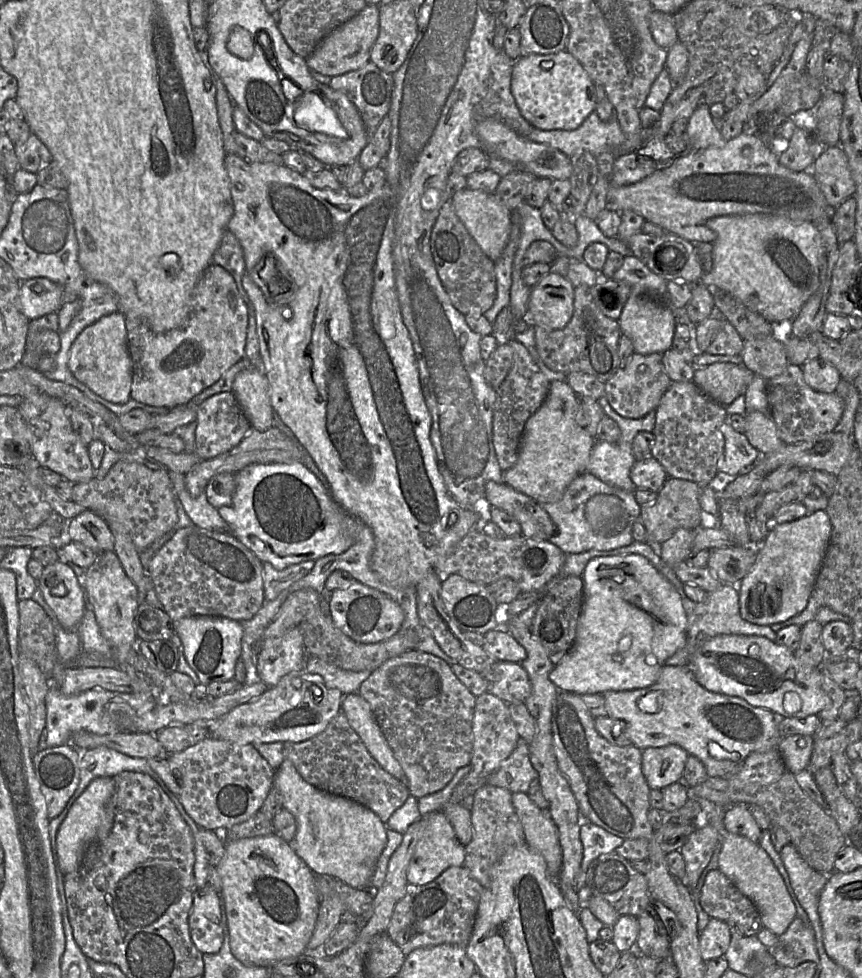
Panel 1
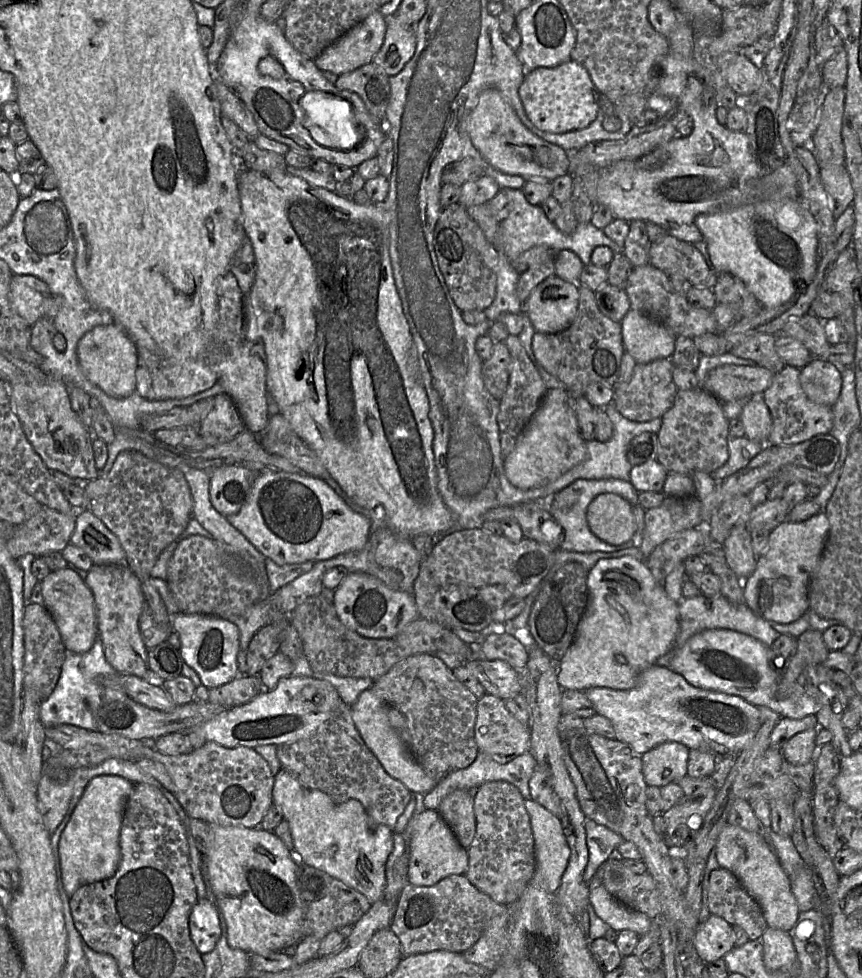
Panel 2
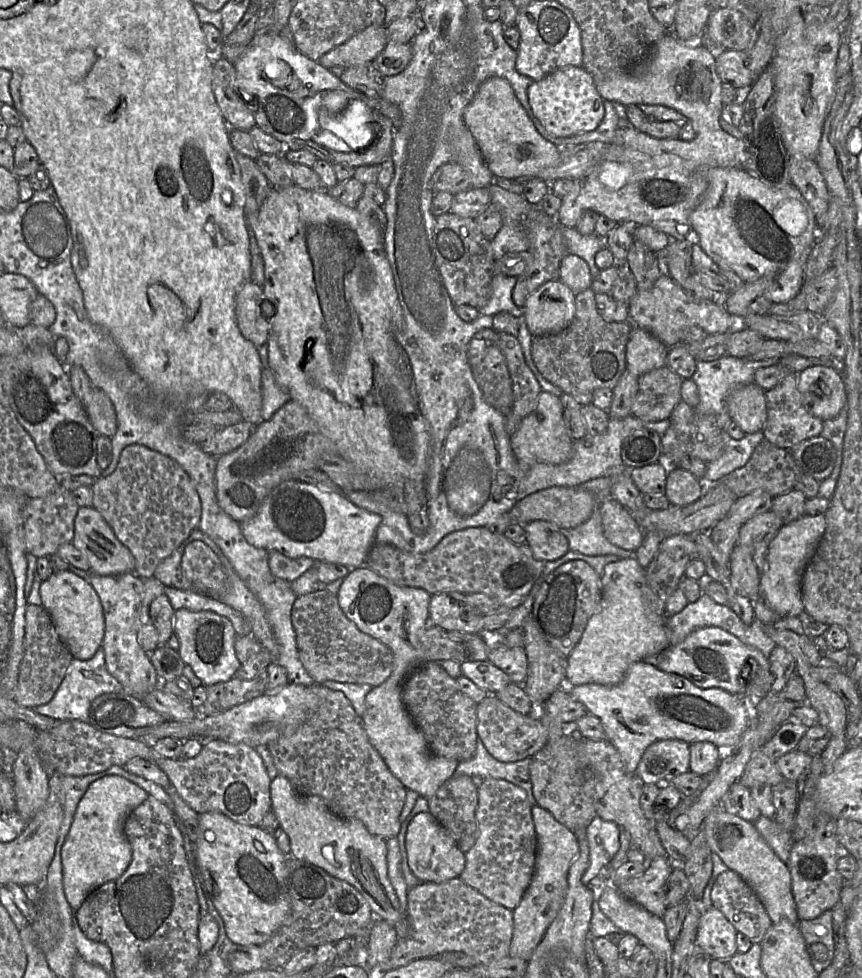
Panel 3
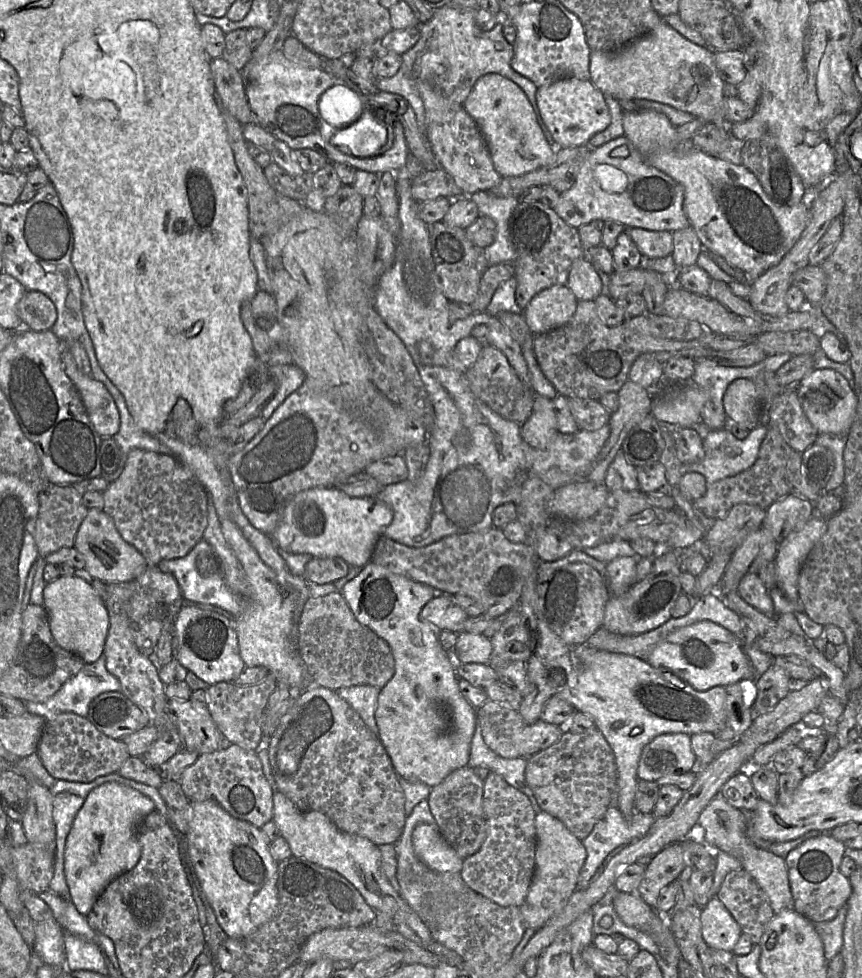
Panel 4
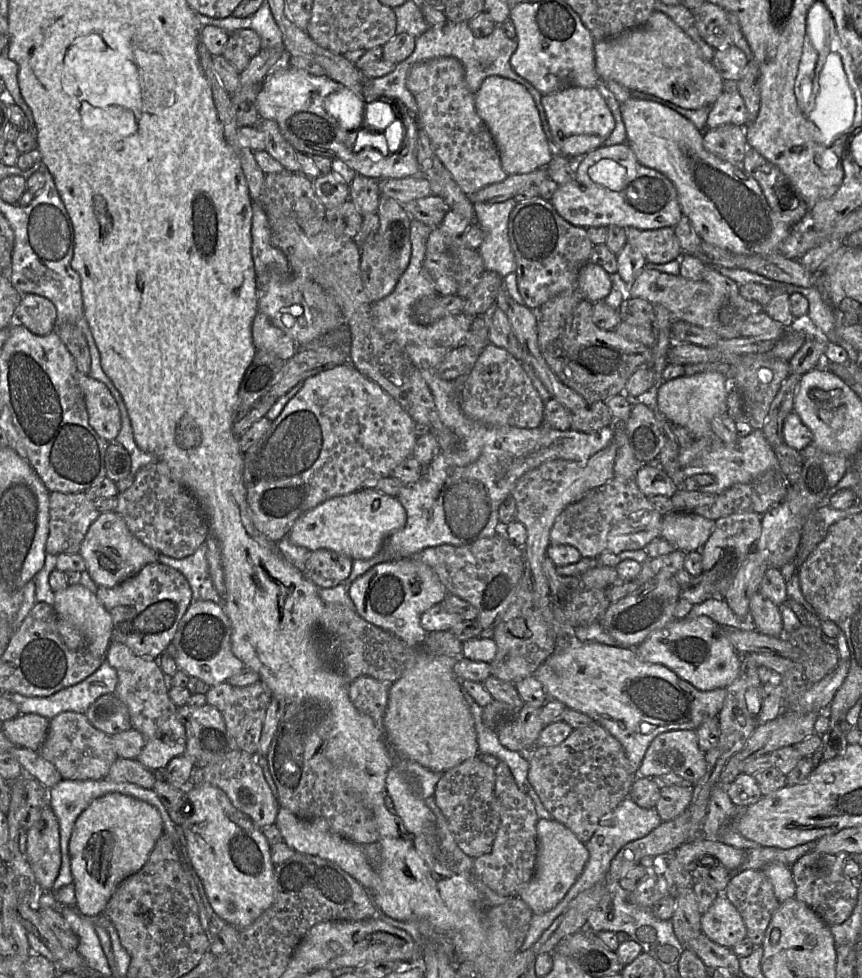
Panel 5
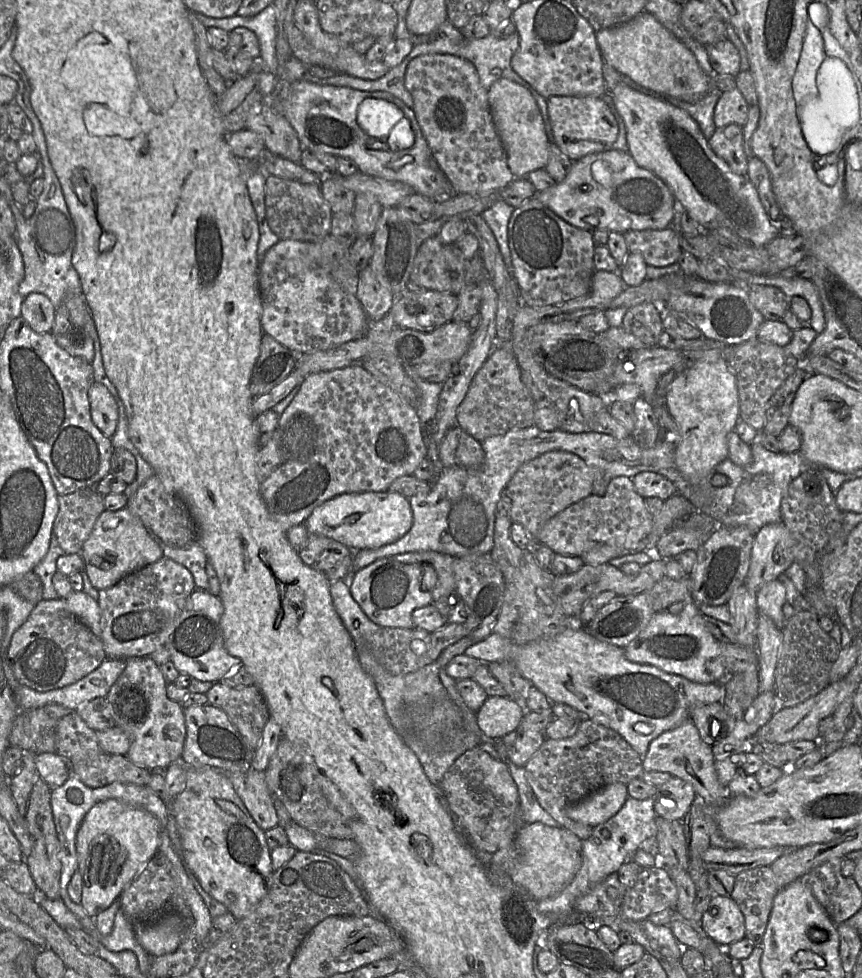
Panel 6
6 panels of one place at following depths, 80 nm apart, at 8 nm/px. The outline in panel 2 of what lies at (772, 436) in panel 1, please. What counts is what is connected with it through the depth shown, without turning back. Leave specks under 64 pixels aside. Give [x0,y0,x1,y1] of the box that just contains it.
[739,394,772,444]

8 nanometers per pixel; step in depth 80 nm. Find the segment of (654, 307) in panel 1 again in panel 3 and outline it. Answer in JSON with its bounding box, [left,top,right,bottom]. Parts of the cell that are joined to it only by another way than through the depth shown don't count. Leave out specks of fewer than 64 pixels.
[626,325,669,377]

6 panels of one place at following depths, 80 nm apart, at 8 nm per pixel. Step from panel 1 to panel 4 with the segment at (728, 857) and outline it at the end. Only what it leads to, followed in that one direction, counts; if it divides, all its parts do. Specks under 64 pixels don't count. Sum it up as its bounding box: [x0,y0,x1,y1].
[698,796,794,914]

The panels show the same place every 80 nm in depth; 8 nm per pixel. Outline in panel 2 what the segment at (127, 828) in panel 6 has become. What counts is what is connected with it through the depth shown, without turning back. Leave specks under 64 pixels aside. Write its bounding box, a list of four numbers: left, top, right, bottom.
[58,775,133,897]

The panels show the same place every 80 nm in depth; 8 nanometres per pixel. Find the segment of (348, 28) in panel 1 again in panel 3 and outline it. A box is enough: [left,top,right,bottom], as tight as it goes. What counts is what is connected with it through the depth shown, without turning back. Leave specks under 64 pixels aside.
[318,25,386,69]

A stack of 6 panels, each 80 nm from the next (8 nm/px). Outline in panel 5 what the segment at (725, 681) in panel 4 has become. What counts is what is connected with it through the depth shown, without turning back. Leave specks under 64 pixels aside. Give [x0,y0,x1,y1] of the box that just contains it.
[634,616,740,691]

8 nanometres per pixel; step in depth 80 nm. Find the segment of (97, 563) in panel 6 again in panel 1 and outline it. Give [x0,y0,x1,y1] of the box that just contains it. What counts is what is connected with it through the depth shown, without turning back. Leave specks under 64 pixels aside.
[67,510,114,553]

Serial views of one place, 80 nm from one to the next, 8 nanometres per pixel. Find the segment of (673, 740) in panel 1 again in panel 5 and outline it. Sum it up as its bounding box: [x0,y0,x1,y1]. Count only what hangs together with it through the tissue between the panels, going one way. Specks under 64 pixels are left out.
[533,640,726,771]

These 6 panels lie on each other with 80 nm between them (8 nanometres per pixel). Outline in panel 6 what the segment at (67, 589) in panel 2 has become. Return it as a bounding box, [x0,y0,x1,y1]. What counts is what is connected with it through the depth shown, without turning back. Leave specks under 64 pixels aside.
[64,591,102,638]

